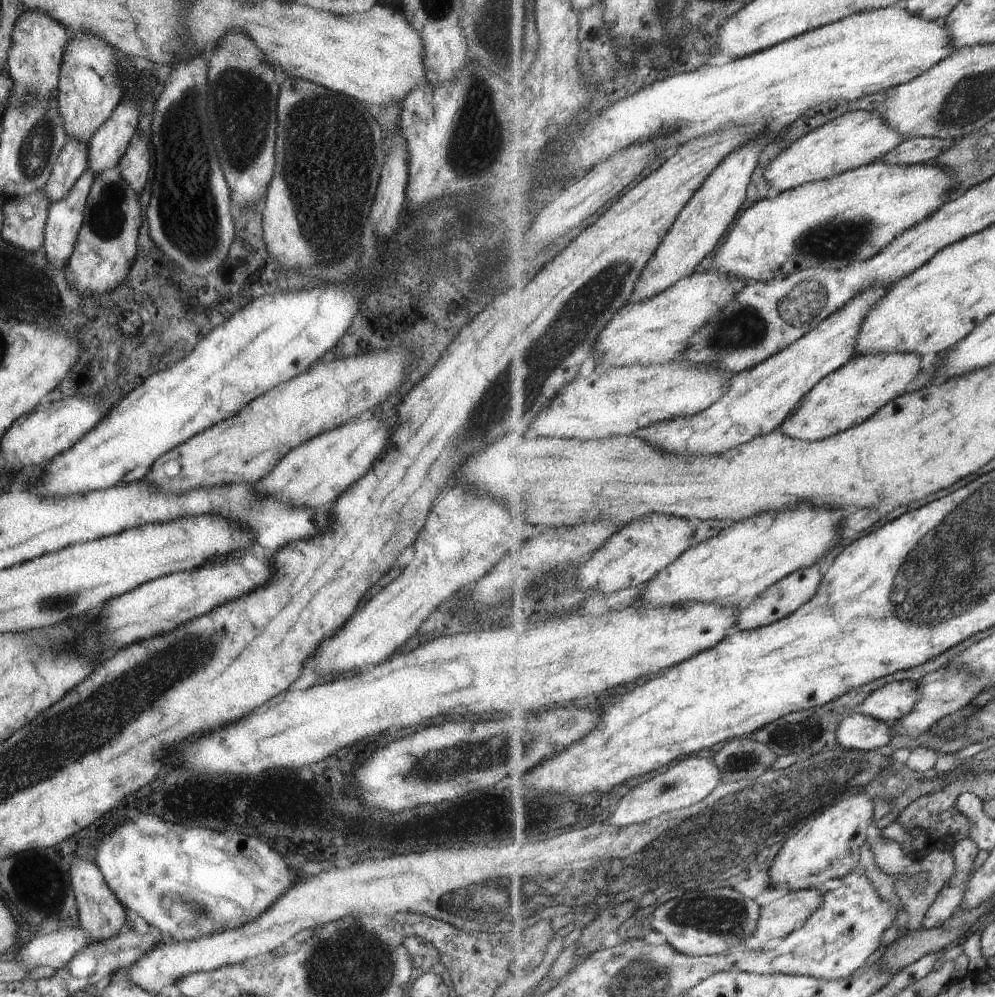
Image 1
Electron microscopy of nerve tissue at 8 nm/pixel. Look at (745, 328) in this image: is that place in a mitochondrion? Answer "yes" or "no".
yes

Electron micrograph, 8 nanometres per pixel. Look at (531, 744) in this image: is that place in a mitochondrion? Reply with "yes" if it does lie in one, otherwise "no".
yes

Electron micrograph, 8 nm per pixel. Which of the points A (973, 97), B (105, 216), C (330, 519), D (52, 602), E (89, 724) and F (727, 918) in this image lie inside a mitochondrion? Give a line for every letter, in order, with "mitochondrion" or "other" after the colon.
A: mitochondrion
B: mitochondrion
C: other
D: mitochondrion
E: mitochondrion
F: mitochondrion

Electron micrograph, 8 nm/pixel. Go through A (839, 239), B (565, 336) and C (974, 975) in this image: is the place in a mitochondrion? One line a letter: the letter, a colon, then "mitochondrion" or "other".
A: mitochondrion
B: mitochondrion
C: other

